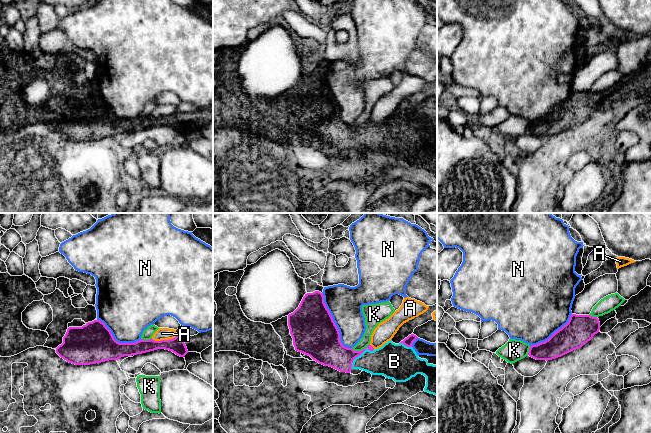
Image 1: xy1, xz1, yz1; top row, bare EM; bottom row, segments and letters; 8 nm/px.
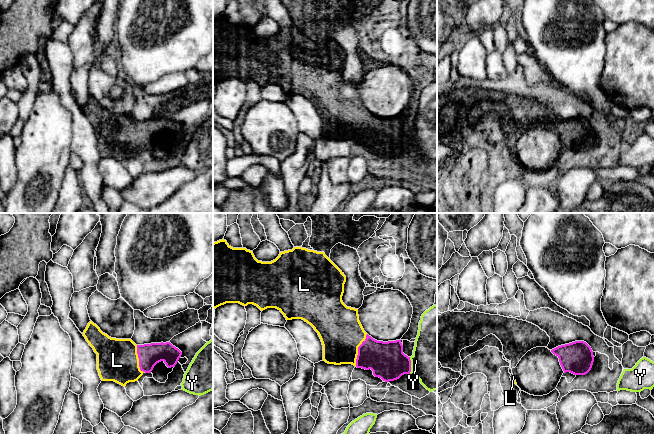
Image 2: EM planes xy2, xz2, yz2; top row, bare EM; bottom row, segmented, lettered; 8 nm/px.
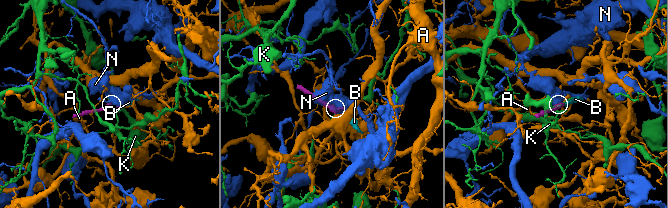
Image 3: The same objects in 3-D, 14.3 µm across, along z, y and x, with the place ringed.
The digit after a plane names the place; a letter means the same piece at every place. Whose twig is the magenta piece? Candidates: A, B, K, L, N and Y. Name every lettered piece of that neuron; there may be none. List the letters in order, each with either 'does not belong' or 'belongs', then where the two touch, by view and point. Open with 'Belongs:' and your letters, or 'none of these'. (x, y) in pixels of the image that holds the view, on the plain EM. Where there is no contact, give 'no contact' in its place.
Belongs: B, L
A: does not belong; meets magenta in xy1 at (164, 116)
B: belongs; meets magenta in xz1 at (359, 131)
K: does not belong; meets magenta in xz1 at (360, 127)
L: belongs; meets magenta in xz2 at (358, 126)
N: does not belong; meets magenta in xz1 at (334, 99)
Y: does not belong; meets magenta in xz2 at (410, 141)

